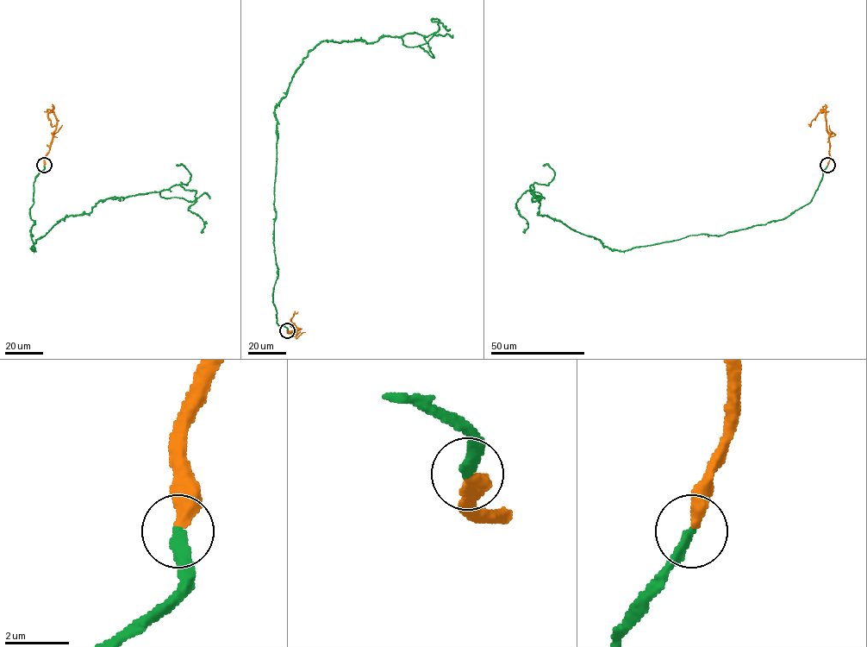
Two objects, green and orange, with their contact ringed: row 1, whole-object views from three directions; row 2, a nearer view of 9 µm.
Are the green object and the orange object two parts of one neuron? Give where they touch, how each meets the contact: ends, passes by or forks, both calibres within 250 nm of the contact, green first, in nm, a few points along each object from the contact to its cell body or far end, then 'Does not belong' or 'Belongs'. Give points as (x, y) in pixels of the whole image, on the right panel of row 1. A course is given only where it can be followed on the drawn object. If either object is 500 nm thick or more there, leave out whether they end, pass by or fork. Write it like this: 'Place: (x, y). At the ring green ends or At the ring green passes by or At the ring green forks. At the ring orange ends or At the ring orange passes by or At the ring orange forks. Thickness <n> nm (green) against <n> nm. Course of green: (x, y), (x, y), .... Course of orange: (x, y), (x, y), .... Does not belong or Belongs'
Place: (827, 165). At the ring green ends. At the ring orange ends. Thickness 360 nm (green) against 400 nm. Course of green: (827, 165), (811, 200), (780, 220), (623, 251), (538, 214), (531, 185), (516, 203), (524, 233). Course of orange: (827, 165), (829, 145), (826, 112), (819, 112), (808, 126). Belongs

